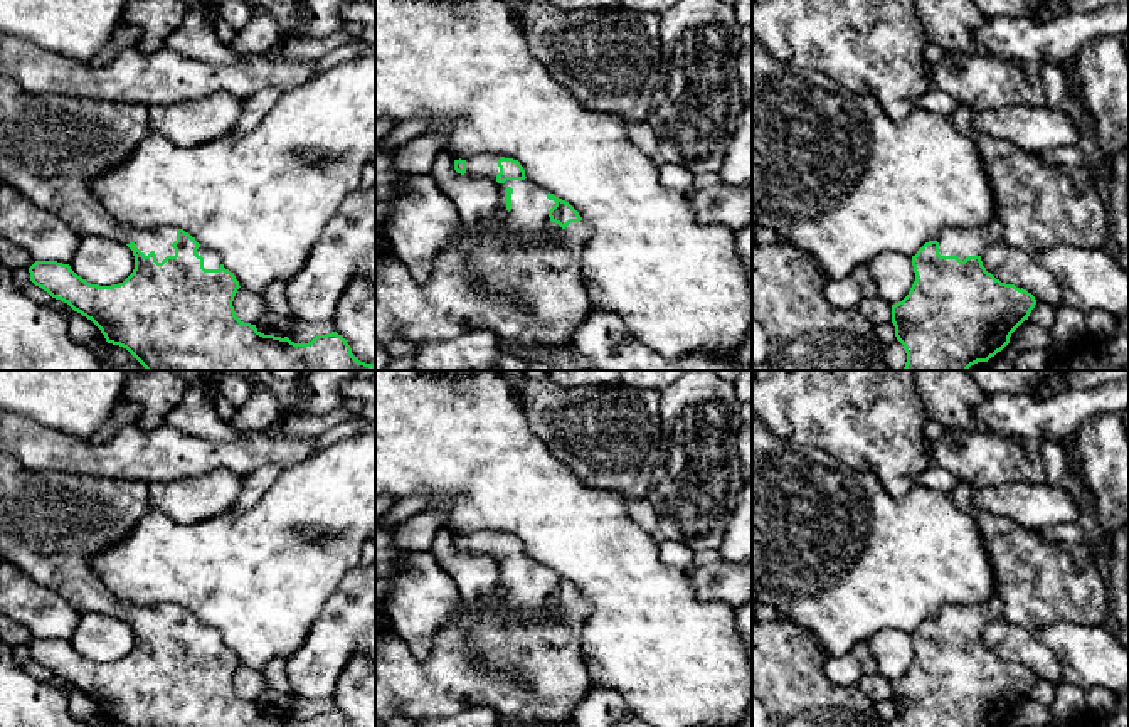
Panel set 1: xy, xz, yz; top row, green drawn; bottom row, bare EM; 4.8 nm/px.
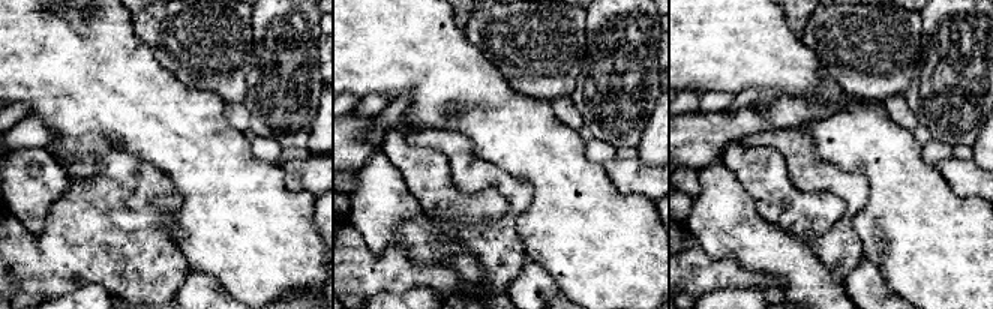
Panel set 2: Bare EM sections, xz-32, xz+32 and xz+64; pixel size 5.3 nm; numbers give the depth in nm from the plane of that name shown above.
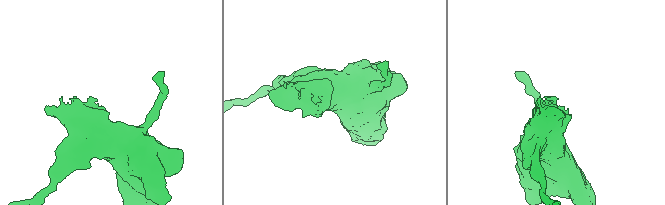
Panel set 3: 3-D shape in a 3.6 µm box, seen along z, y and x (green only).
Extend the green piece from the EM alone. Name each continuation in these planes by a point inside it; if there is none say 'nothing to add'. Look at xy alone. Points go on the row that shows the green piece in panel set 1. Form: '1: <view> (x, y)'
1: xy (53, 145)

